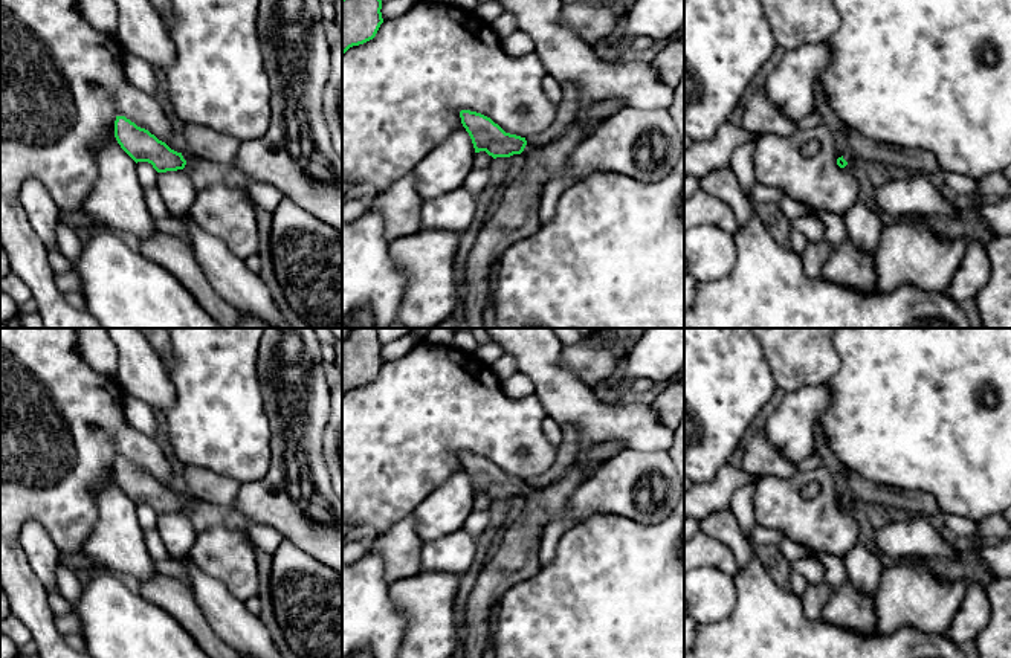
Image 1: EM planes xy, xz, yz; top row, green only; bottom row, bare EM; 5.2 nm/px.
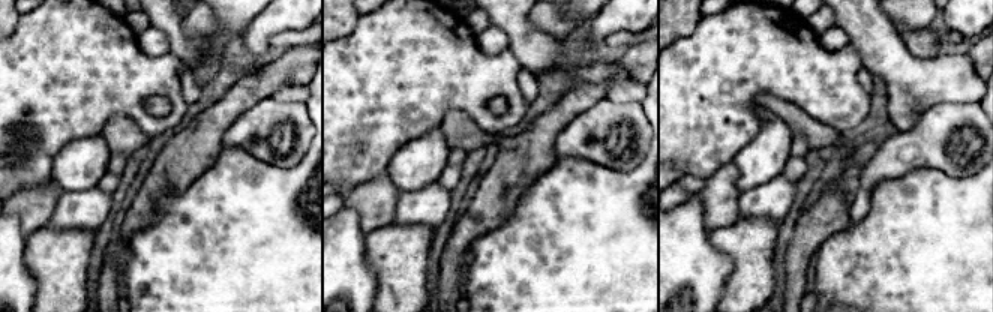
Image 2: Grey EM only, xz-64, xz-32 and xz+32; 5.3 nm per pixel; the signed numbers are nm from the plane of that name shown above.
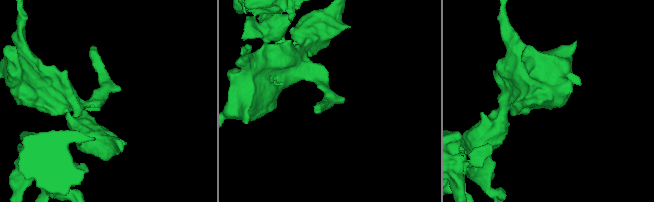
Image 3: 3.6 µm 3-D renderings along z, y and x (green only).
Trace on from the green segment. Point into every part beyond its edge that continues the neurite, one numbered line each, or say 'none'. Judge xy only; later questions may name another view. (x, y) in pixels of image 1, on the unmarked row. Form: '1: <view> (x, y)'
1: xy (206, 487)

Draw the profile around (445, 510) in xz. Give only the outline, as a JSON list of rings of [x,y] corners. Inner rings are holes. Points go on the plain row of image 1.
[[[466,470],[455,472],[415,507],[412,516],[420,539],[429,542],[463,528],[475,496]]]

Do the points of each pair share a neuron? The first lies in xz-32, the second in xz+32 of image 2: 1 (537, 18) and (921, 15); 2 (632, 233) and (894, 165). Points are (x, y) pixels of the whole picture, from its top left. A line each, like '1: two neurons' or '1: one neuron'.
1: one neuron
2: two neurons

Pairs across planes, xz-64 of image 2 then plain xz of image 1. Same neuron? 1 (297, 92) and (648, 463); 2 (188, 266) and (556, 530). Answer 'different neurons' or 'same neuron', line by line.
1: different neurons
2: different neurons

